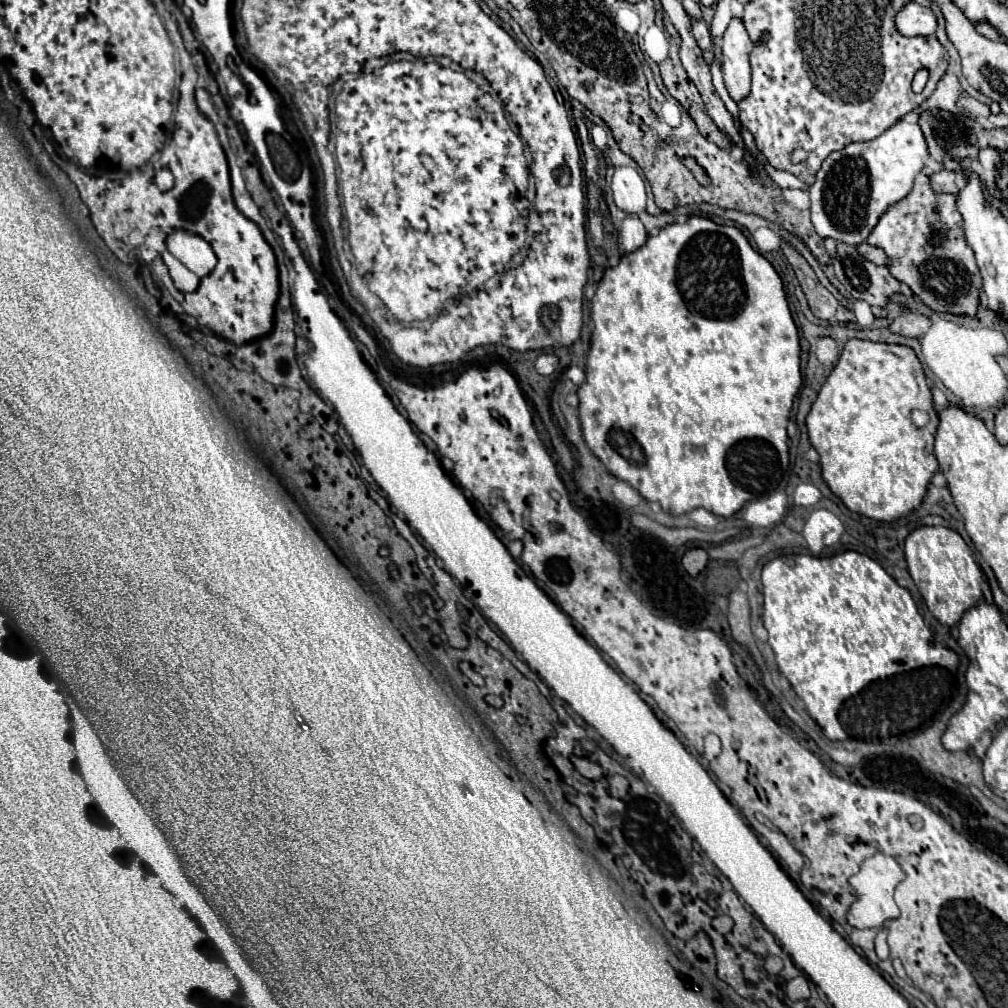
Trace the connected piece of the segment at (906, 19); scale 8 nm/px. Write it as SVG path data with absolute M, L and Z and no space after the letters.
M912 2L910 6L902 8L902 14L898 14L896 28L904 36L934 36L938 18L930 8Z

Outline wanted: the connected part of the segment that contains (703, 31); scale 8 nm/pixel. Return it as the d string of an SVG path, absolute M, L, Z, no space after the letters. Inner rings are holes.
M690 18L690 22L692 22L692 34L694 34L698 46L700 46L702 50L704 50L704 48L712 48L712 38L710 38L710 32L708 32L704 20L700 20L700 18Z

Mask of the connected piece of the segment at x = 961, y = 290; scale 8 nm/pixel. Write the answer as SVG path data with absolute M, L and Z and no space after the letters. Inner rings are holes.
M916 176L912 192L904 200L892 204L880 216L866 242L882 248L888 254L888 268L894 278L904 282L928 308L950 314L976 314L982 280L974 260L974 252L964 242L962 216L956 210L956 196L934 194L928 176ZM936 230L942 230L946 234L946 240L942 246L932 248L928 240Z

